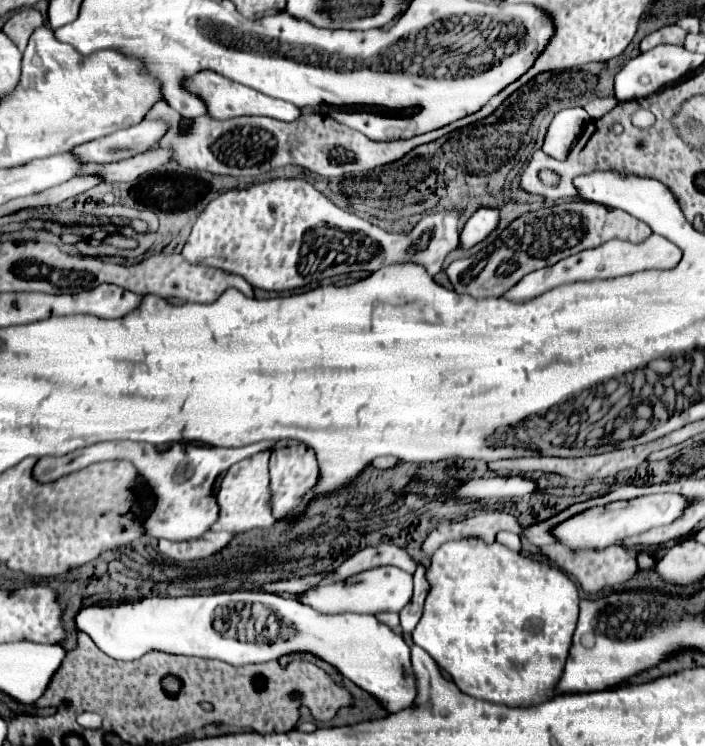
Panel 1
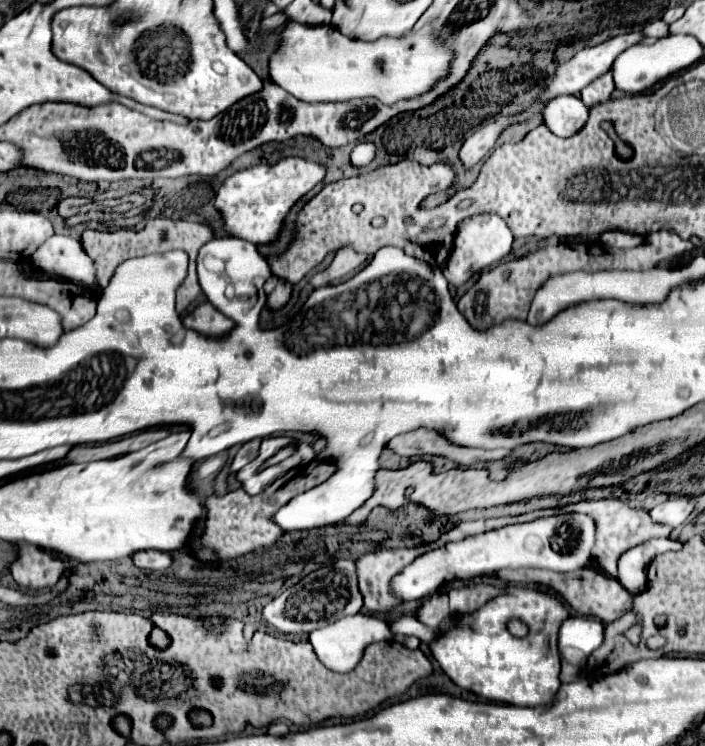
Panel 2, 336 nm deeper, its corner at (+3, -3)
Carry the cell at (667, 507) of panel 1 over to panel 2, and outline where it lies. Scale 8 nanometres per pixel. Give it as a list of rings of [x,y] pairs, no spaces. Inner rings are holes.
[[[562,513],[552,517],[542,517],[530,523],[506,525],[502,529],[486,531],[480,535],[466,537],[462,541],[446,543],[434,551],[424,553],[414,563],[410,563],[392,581],[394,595],[402,601],[416,601],[432,595],[442,583],[454,579],[470,579],[486,573],[496,573],[502,569],[518,567],[540,567],[552,571],[574,571],[582,569],[592,559],[592,547],[596,541],[594,519],[584,513]]]

